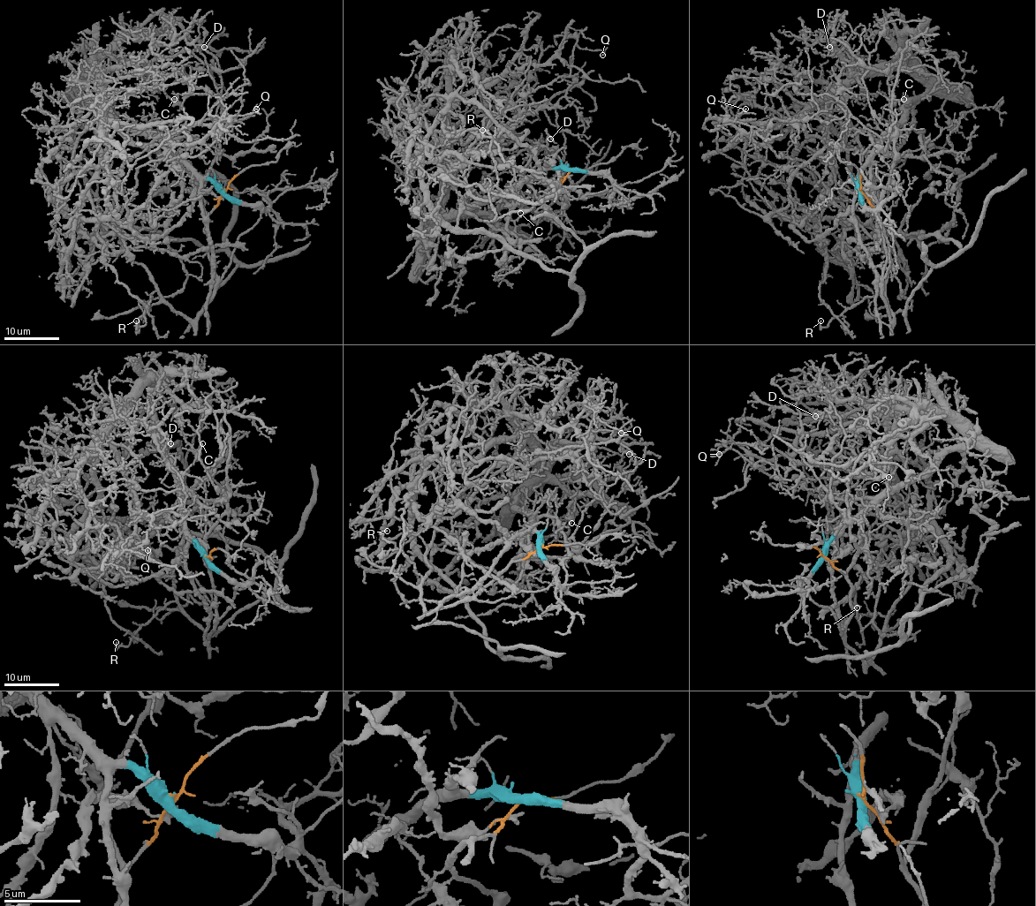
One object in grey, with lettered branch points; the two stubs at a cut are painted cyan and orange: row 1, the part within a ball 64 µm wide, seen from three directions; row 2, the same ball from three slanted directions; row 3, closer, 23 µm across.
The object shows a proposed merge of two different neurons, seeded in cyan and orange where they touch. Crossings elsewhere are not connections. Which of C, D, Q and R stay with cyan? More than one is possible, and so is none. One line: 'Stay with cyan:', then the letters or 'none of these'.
Stay with cyan: C, D

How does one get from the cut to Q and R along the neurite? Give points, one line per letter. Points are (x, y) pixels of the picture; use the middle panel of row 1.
Q: (570, 170), (540, 200), (477, 200), (460, 162), (488, 116), (569, 76), (575, 45), (601, 55)
R: (570, 170), (555, 185), (555, 195), (562, 192), (540, 202), (506, 195), (489, 151), (492, 139), (482, 130)

